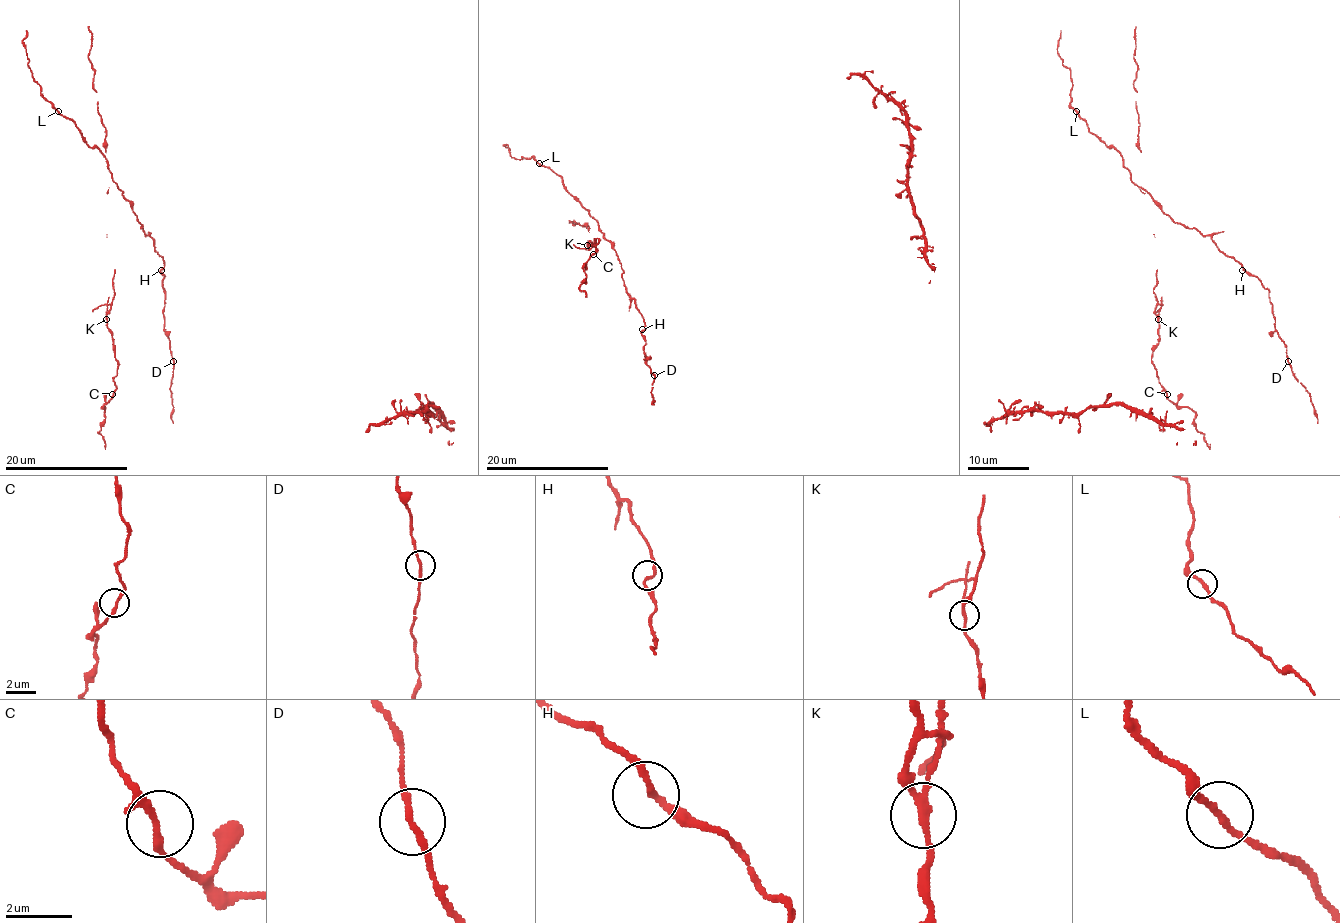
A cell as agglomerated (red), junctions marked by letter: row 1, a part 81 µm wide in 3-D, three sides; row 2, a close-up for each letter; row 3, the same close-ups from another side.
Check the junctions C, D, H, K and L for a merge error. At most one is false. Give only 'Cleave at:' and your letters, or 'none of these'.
Cleave at: K

